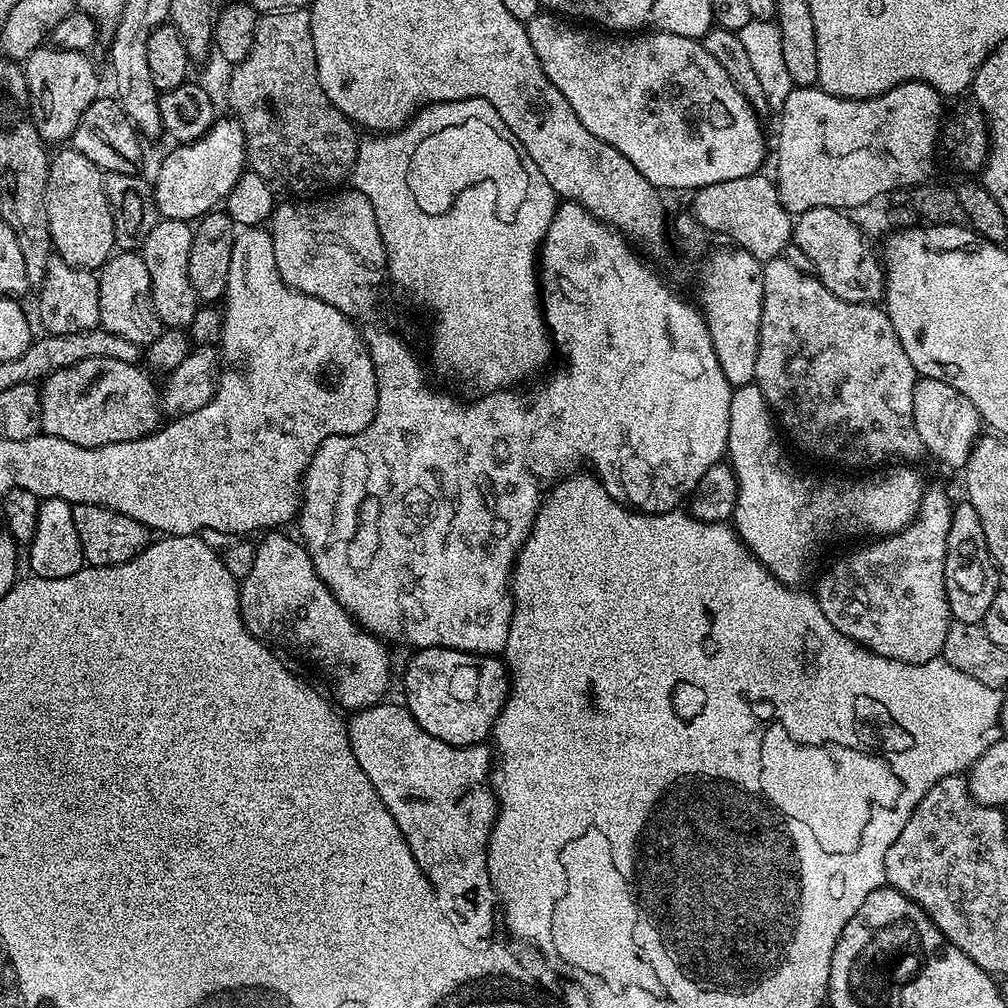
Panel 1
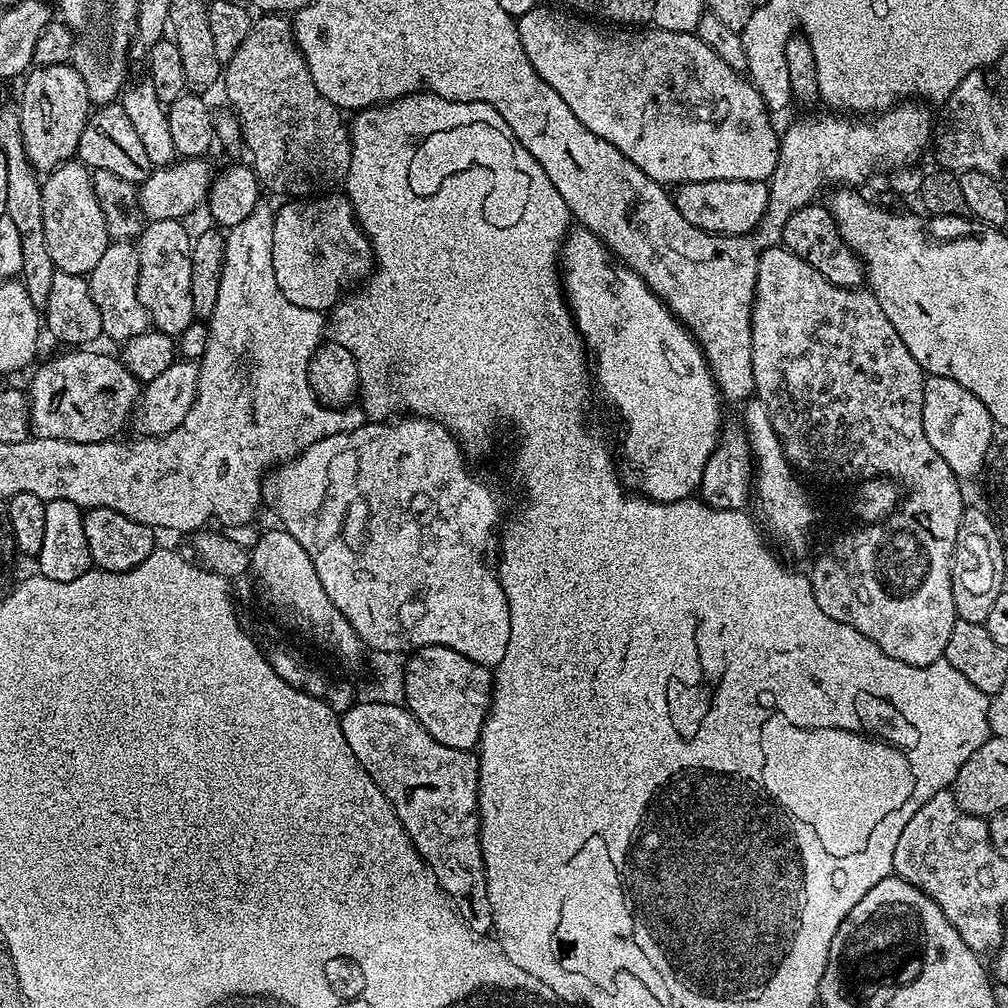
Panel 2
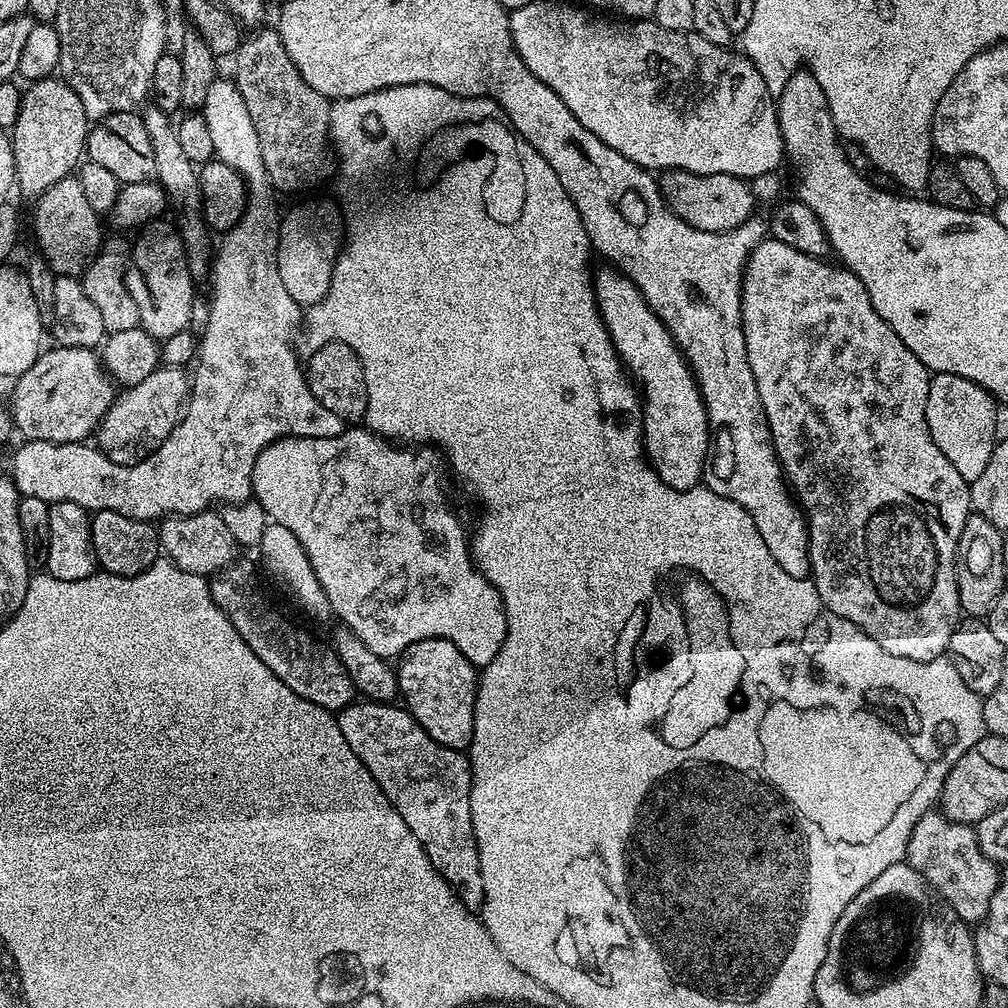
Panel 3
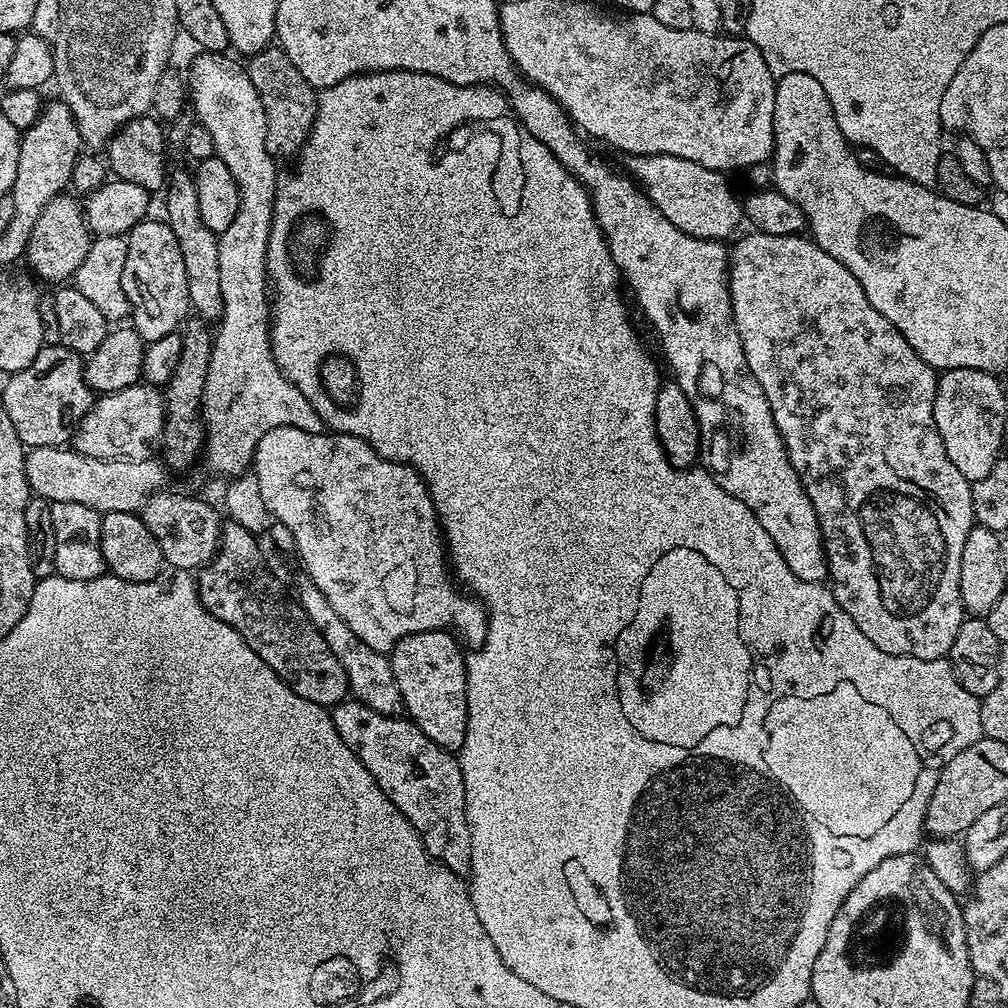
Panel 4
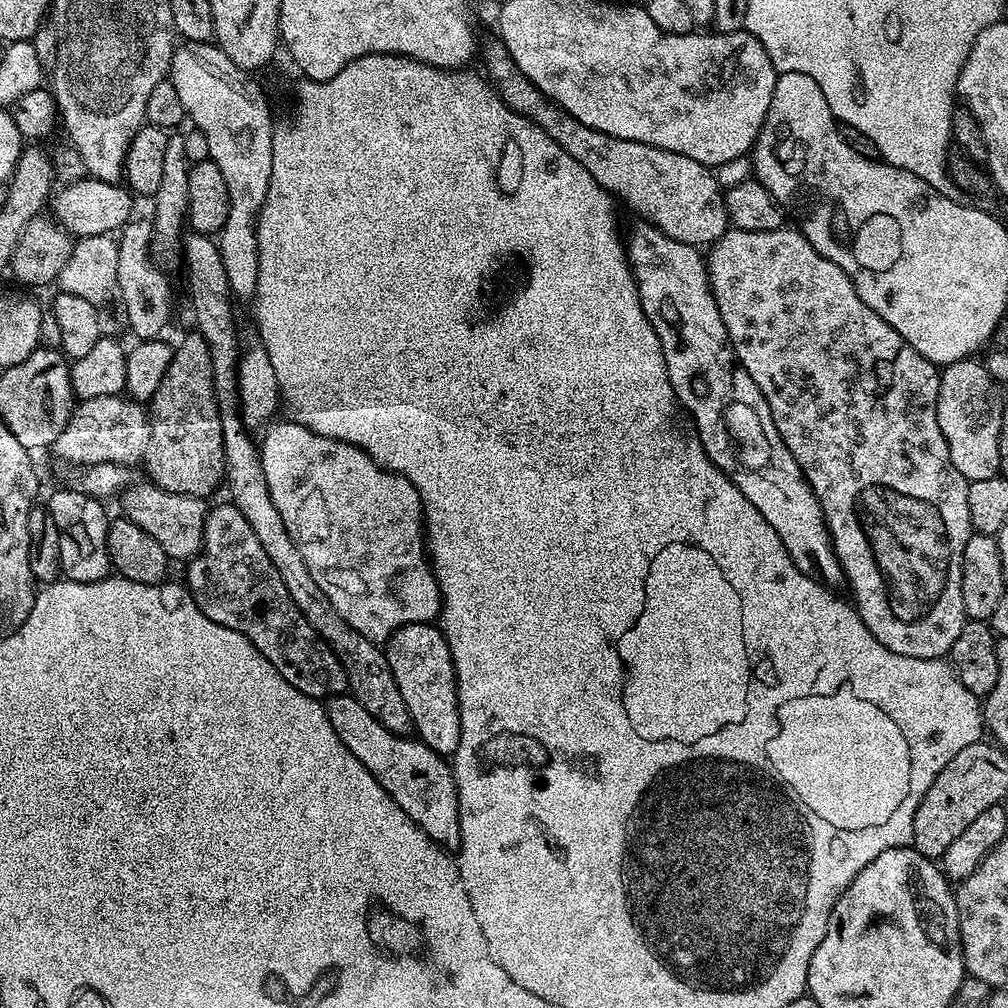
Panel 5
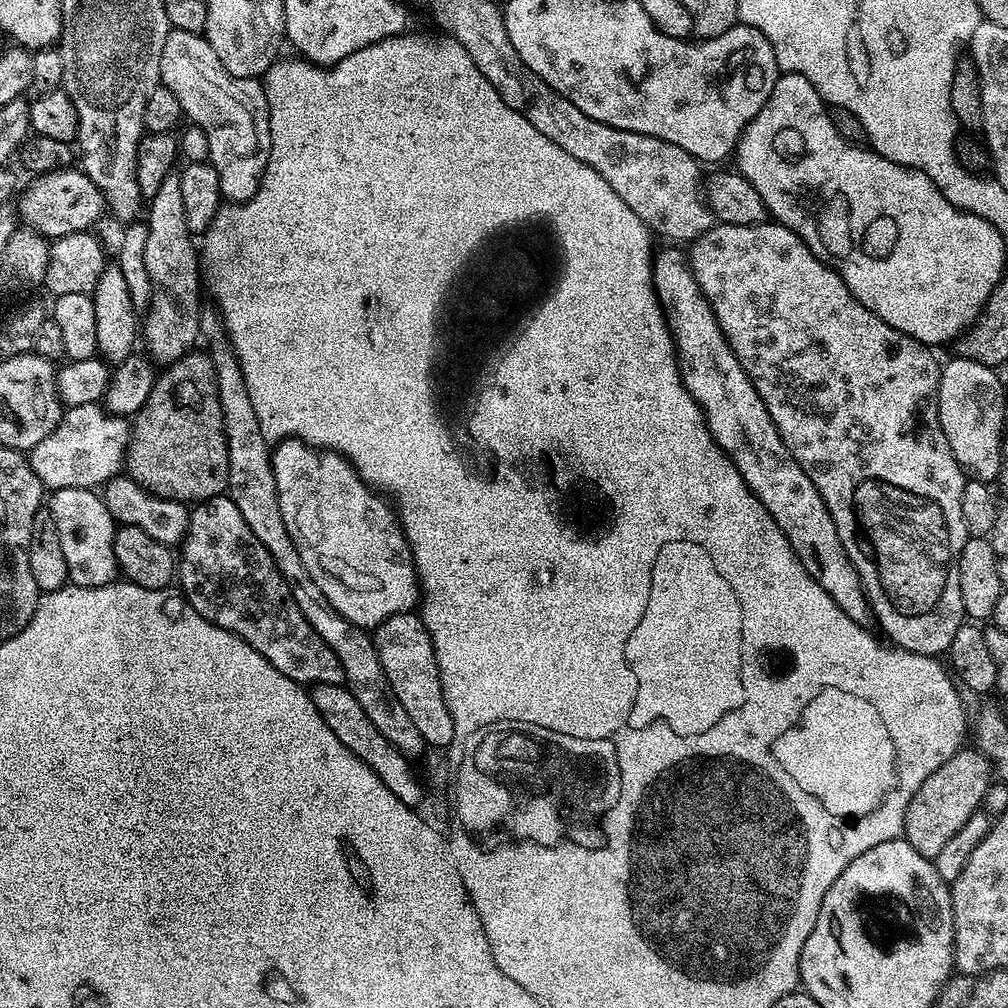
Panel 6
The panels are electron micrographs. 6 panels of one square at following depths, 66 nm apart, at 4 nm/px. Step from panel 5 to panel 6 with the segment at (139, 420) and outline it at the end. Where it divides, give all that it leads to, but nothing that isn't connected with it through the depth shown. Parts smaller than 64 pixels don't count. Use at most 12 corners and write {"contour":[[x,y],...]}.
{"contour":[[74,406],[27,453],[45,489],[121,475],[130,424]]}

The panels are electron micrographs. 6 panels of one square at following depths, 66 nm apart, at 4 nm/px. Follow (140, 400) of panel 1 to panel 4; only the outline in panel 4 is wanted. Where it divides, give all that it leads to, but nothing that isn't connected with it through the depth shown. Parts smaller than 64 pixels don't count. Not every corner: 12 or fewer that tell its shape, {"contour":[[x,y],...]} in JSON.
{"contour":[[44,346],[5,380],[28,450],[67,445],[94,403],[84,360]]}

